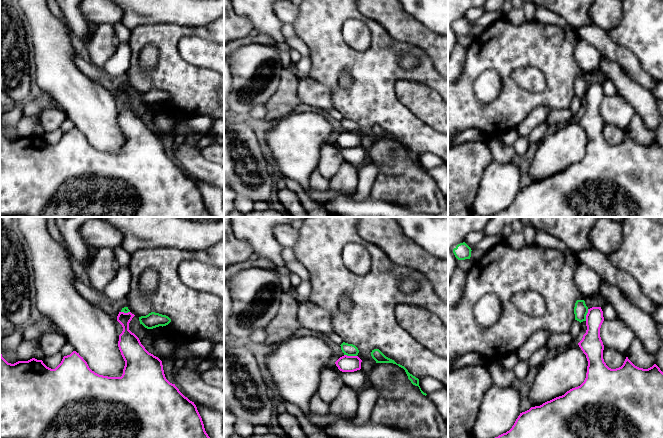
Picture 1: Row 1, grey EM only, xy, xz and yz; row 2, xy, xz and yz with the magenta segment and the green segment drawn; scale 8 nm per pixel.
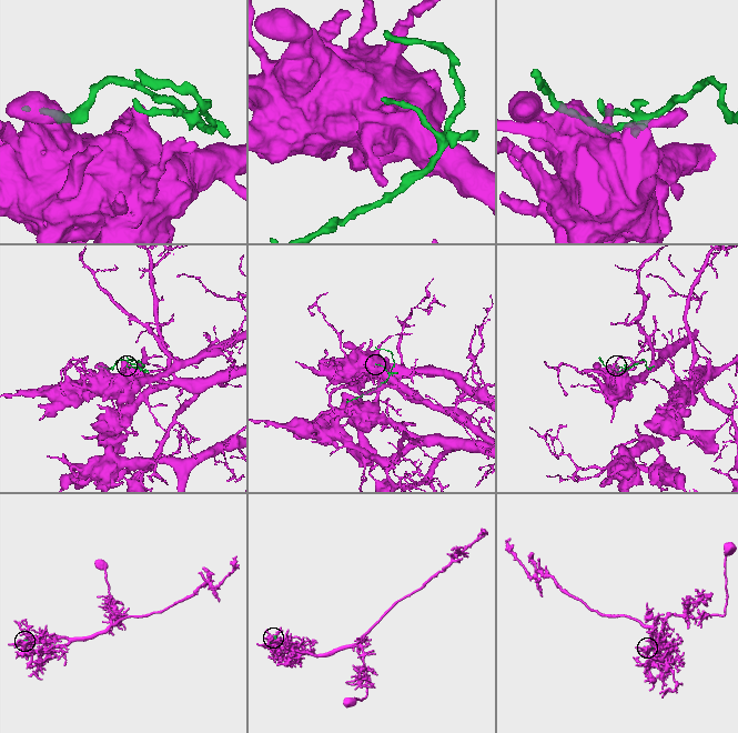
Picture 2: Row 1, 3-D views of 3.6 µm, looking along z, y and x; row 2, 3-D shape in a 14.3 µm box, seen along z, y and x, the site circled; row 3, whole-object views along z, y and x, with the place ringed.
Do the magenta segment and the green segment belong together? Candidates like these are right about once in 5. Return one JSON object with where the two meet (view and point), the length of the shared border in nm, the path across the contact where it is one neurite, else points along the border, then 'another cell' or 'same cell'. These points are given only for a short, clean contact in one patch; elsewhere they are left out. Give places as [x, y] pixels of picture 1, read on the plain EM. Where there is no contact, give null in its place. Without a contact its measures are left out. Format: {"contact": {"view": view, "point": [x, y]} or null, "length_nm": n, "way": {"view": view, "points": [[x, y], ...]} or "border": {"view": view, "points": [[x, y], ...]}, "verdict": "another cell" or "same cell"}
{"contact": {"view": "xz", "point": [350, 132]}, "length_nm": 110, "border": {"view": "xz", "points": [[344, 130], [356, 132]]}, "verdict": "another cell"}

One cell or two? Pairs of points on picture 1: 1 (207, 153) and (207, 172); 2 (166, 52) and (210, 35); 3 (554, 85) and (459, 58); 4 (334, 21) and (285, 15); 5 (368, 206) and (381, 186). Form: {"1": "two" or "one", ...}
{"1": "two", "2": "one", "3": "two", "4": "two", "5": "two"}

